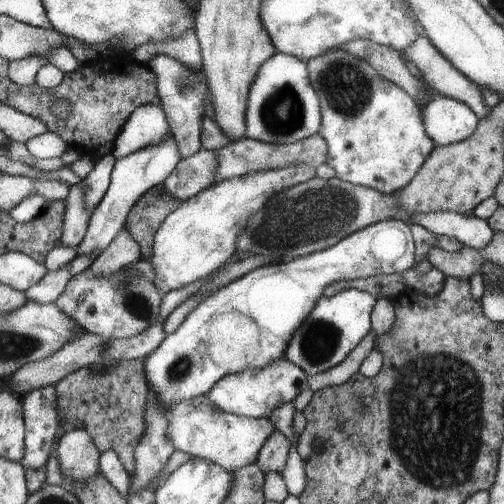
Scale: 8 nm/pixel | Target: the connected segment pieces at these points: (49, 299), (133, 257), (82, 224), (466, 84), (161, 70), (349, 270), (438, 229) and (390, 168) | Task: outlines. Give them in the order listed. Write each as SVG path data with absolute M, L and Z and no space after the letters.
M68 263L60 266L58 270L47 272L36 284L27 288L28 300L34 304L50 304L58 299L67 288L71 280L70 268Z
M123 228L123 231L112 240L112 244L94 262L88 266L94 276L112 276L120 268L140 260L140 244L132 238L132 234Z
M82 179L78 184L70 187L66 200L66 214L64 214L64 230L58 244L66 248L76 247L86 234L91 214L84 206L84 186Z
M423 33L411 47L402 53L406 60L412 62L416 68L420 68L422 78L428 82L428 86L432 90L436 90L442 96L452 97L469 105L475 111L476 116L479 116L479 120L490 114L491 108L488 106L483 88L480 88L480 85L476 84L475 81L468 80L468 77L464 76L464 73L460 72L460 69L456 68L452 61L448 60L448 57L444 56L444 53L440 52L436 45L432 44L432 41L428 40L428 37L424 36Z
M158 54L147 64L158 77L158 91L161 106L165 112L173 136L179 144L183 158L195 155L202 148L203 124L207 102L212 102L213 93L208 85L207 74L204 70L188 68L175 57Z
M388 219L377 222L376 224L371 224L368 228L353 232L351 235L348 235L330 248L325 248L324 250L313 252L311 255L290 260L290 262L283 261L276 264L271 263L269 265L255 268L254 270L247 272L244 276L225 284L224 288L216 290L212 296L208 296L199 307L196 307L195 310L187 316L187 319L180 324L180 328L167 334L166 338L164 338L164 340L162 340L162 342L147 357L145 357L144 372L147 372L147 385L158 394L158 400L162 402L164 410L167 411L174 407L176 403L179 403L180 400L194 399L195 396L198 395L207 395L224 375L242 372L250 368L267 367L269 364L272 364L274 360L284 358L287 352L288 342L292 340L292 336L299 330L304 320L307 319L307 316L311 314L312 308L314 308L316 303L319 302L319 299L323 297L324 288L326 288L328 284L336 283L338 281L363 279L374 275L389 275L404 272L404 270L408 270L415 266L417 260L416 251L414 232L412 232L411 225L404 221Z
M447 210L428 214L417 213L412 223L423 226L436 235L456 238L475 250L486 248L495 233L492 227L488 226L486 219L479 219L474 214L467 216Z
M330 49L315 56L308 61L308 68L312 68L312 80L316 80L316 88L320 88L319 100L324 100L324 128L319 128L318 133L327 140L327 163L334 168L335 177L388 194L396 194L410 183L436 146L424 128L422 108L411 94L380 76L366 60L343 50Z

